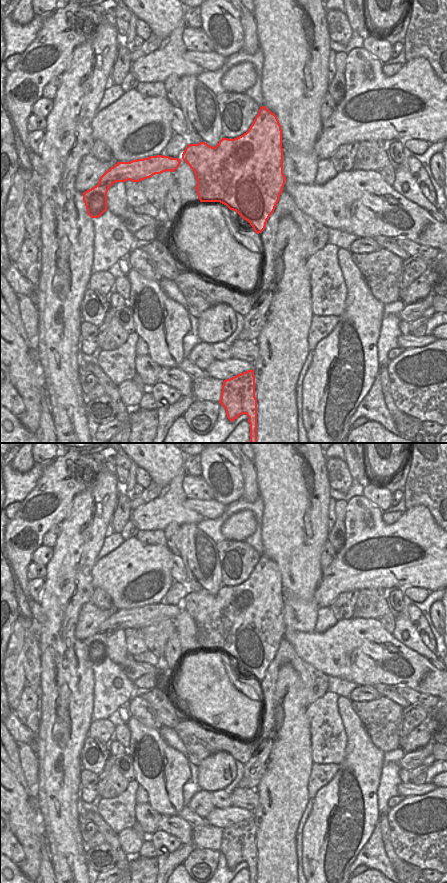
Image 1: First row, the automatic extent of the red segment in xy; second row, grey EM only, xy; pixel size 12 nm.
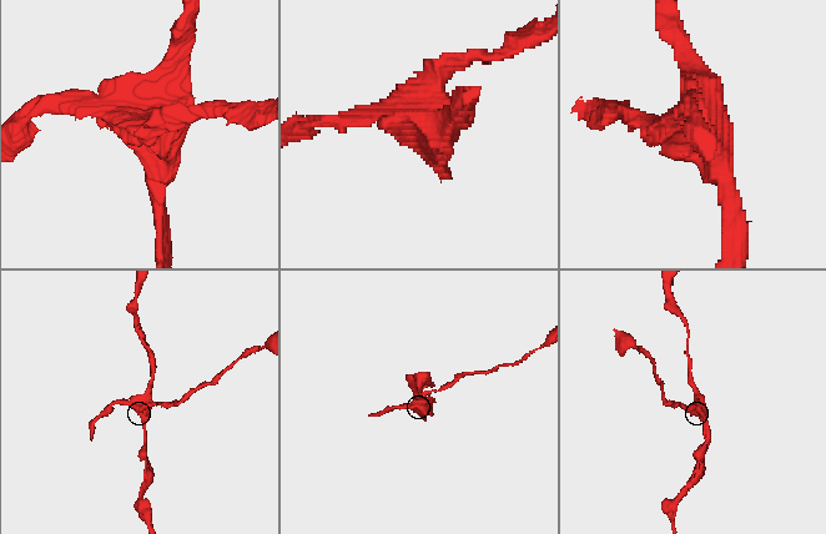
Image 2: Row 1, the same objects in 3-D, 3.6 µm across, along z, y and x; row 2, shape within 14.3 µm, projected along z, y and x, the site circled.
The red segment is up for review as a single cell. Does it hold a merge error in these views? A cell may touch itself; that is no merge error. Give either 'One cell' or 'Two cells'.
Two cells.

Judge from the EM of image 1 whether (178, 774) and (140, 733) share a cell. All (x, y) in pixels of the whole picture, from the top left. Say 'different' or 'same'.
same

